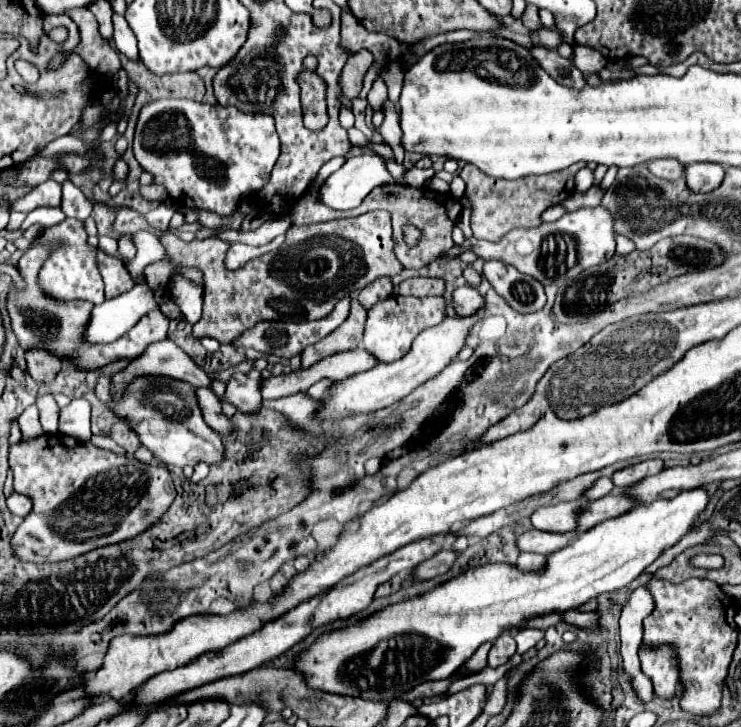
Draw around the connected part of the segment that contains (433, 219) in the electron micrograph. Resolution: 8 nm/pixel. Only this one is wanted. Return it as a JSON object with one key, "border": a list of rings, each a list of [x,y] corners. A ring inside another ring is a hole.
{"border":[[[390,184],[390,186],[378,186],[374,188],[366,200],[356,208],[356,210],[374,210],[374,208],[382,208],[388,210],[392,216],[392,238],[394,238],[394,252],[398,256],[398,260],[404,264],[404,268],[424,268],[426,264],[430,264],[432,260],[440,258],[442,252],[448,252],[454,242],[452,242],[452,228],[458,220],[458,214],[462,210],[460,202],[452,196],[452,194],[440,194],[428,188],[412,188],[412,186],[398,186],[398,184]],[[404,224],[414,224],[422,230],[422,238],[418,242],[416,248],[408,248],[402,240],[402,226]]]}

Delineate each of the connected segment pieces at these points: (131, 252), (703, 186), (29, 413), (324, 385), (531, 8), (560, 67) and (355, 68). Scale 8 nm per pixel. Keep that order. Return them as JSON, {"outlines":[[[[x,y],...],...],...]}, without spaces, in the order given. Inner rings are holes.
{"outlines":[[[[122,236],[122,238],[118,240],[118,256],[120,256],[122,260],[126,260],[126,262],[130,262],[130,260],[136,256],[136,248],[134,248],[134,244],[130,242],[130,236]]],[[[696,162],[686,166],[686,184],[692,192],[712,192],[724,180],[724,166],[714,162]]],[[[36,404],[28,406],[22,412],[22,416],[18,418],[18,422],[20,422],[20,430],[22,430],[22,440],[34,440],[34,436],[44,434],[44,430],[42,430],[42,426],[38,422],[38,406]]],[[[324,378],[313,384],[306,393],[313,398],[322,398],[328,395],[328,388],[332,385],[333,380]]],[[[528,4],[526,6],[526,10],[522,12],[522,24],[530,30],[530,32],[534,32],[536,28],[540,28],[540,18],[538,18],[538,8],[534,6],[534,4]]],[[[532,48],[532,56],[540,62],[540,66],[554,78],[558,84],[564,84],[568,88],[582,90],[586,86],[584,74],[574,68],[574,64],[562,56],[558,56],[554,50],[548,48]]],[[[360,50],[356,56],[352,56],[344,70],[342,70],[342,92],[346,98],[354,98],[360,94],[362,90],[362,80],[364,80],[364,74],[366,70],[370,68],[372,64],[372,52],[370,50]]]]}

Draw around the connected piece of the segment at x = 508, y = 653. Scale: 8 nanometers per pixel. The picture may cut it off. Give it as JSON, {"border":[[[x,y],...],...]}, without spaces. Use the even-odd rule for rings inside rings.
{"border":[[[506,634],[506,636],[500,636],[494,644],[492,644],[492,650],[488,654],[488,666],[490,668],[498,668],[502,664],[508,664],[512,660],[512,656],[516,654],[516,640]]]}

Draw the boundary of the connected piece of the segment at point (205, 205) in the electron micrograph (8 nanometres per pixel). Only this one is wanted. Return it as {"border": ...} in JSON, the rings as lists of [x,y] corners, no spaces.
{"border":[[[166,98],[142,106],[134,134],[134,156],[146,172],[154,174],[156,184],[166,186],[174,204],[180,202],[184,208],[230,214],[240,196],[254,194],[268,182],[272,166],[280,156],[280,140],[274,130],[274,120],[268,114],[244,114],[230,106],[222,108],[186,98]]]}

